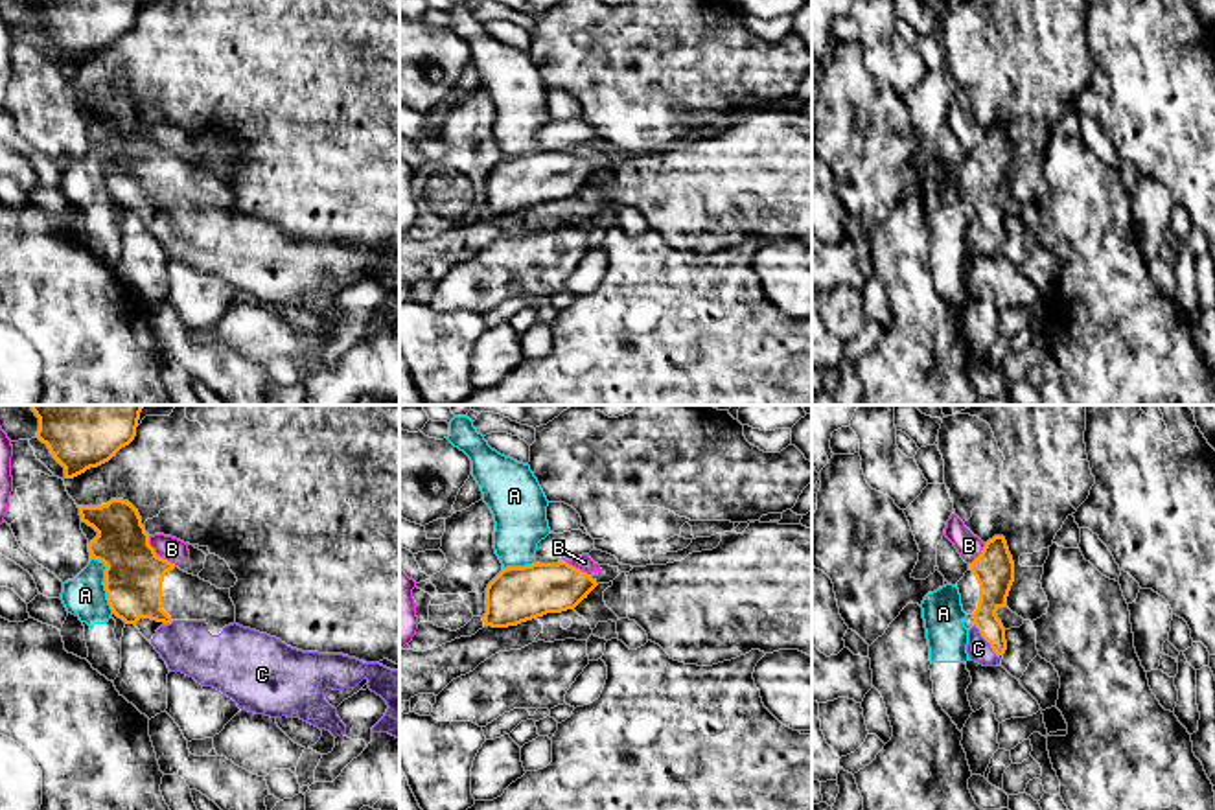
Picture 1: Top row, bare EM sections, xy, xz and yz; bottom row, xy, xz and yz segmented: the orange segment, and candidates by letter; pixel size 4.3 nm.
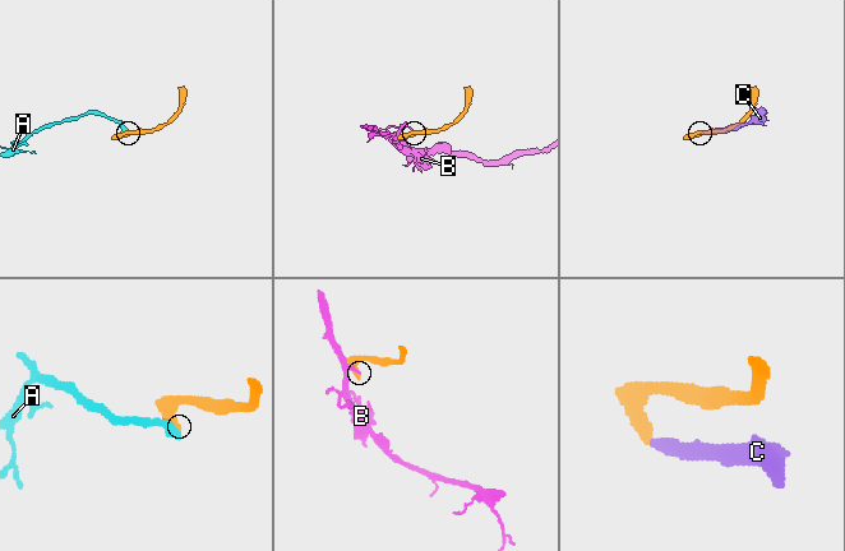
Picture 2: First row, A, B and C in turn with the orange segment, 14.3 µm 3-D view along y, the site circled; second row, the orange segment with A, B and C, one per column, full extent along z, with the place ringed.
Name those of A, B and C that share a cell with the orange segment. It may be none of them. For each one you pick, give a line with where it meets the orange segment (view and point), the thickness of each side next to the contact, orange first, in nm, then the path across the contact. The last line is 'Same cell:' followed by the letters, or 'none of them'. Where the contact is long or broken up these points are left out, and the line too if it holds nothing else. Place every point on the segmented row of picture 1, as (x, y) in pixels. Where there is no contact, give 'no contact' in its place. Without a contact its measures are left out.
C: yz (987, 641) | 140/100 nm | across yz (995, 586), (987, 606), (987, 641), (978, 648)
Same cell: C

